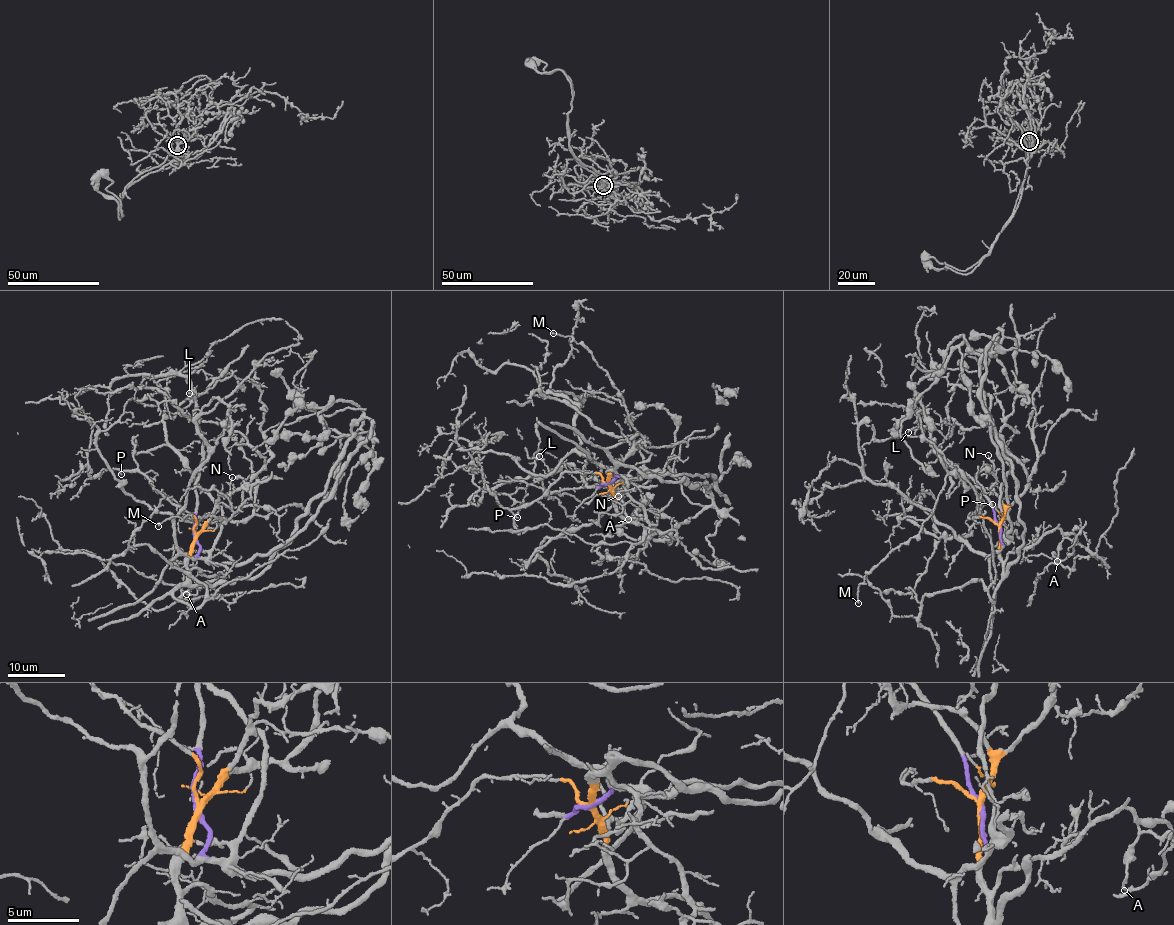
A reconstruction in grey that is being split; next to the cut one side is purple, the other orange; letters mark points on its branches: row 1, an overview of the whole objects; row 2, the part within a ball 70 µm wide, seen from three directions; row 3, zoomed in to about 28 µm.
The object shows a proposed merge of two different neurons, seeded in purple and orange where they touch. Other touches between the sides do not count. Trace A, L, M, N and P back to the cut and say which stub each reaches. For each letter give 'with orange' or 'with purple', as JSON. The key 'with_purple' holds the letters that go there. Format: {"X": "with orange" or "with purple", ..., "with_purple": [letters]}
{"A": "with orange", "L": "with purple", "M": "with orange", "N": "with orange", "P": "with orange", "with_purple": ["L"]}

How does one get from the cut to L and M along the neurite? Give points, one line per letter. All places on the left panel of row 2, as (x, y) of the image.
L: (195, 535), (195, 493), (205, 453), (195, 412), (196, 397), (189, 393)
M: (195, 535), (212, 515), (220, 493), (251, 487), (250, 498), (226, 519), (172, 516), (158, 526)

